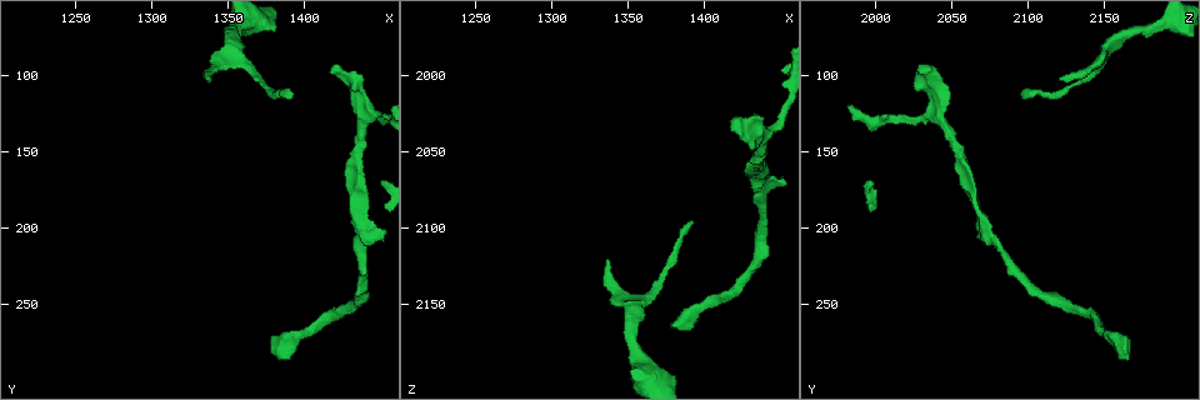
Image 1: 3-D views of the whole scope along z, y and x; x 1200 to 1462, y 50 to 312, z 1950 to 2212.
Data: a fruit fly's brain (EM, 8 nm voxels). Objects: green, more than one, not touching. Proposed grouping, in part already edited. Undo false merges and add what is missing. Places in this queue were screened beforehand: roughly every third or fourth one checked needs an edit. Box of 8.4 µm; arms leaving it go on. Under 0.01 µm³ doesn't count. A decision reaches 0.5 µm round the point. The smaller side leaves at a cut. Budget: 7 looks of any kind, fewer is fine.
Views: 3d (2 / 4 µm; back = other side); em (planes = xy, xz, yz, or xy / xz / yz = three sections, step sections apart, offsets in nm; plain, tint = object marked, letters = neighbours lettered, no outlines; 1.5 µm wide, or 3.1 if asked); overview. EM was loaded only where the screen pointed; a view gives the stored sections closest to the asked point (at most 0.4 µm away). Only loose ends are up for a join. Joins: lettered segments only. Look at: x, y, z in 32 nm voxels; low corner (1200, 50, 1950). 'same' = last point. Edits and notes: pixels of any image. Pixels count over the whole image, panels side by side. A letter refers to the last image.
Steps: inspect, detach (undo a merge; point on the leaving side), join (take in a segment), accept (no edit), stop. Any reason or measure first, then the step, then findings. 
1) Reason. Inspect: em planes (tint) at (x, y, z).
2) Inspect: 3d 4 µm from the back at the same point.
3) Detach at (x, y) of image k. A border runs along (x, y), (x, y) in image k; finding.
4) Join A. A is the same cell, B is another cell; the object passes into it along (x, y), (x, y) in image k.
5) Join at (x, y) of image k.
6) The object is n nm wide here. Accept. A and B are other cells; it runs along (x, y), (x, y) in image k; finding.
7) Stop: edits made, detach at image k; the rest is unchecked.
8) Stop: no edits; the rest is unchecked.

Tapers out. Inspect: em planes (letters) at (1392, 112, 2096).

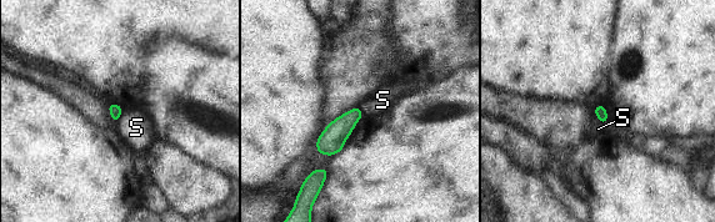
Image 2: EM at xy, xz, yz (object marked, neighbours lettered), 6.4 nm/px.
Accept. S is another cell; a border runs along (123, 109), (116, 122) in image 2; none of them fits.

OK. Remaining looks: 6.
Free end. Inspect: em planes (tint) at (1338, 102, 2122).

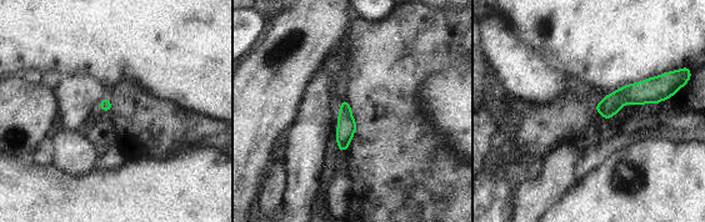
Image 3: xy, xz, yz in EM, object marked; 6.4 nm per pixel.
What lies round it. Inspect: em planes (letters) at the same point.

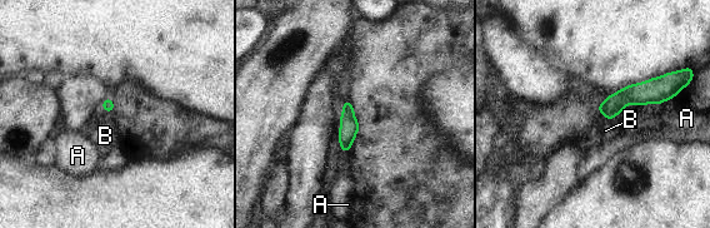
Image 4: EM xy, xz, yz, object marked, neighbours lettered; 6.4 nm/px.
Accept. A and B are other cells; a border runs along (605, 117), (611, 120) in image 4; no lettered segment goes on from it.

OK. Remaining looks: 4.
Four arms meet. Inspect: 3d 4 µm from the back at (1440, 132, 2044).

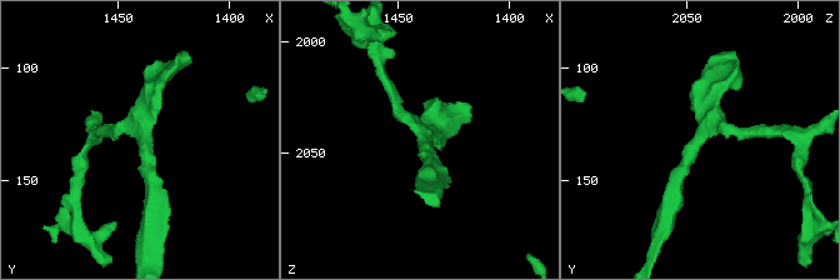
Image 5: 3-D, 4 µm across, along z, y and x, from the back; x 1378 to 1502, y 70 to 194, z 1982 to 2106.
4 arms meet here. Inspect: em planes (letters) at (1438, 131, 2043).

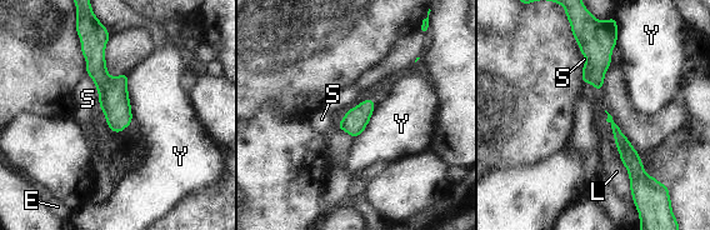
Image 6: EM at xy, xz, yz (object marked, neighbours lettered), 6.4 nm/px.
Accept. E, L, S and Y are other cells; a border runs along (126, 73), (126, 93), (133, 118) in image 6; continuous, no second neuron.

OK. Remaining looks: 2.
Stop: no edits; the rest is unchecked.

